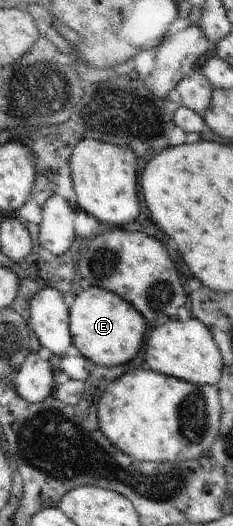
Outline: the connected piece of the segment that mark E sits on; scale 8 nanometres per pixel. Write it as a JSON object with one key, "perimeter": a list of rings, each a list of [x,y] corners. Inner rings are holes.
{"perimeter":[[[91,285],[77,294],[69,308],[69,324],[72,344],[96,367],[113,368],[128,364],[137,356],[150,333],[143,316],[125,298]]]}

